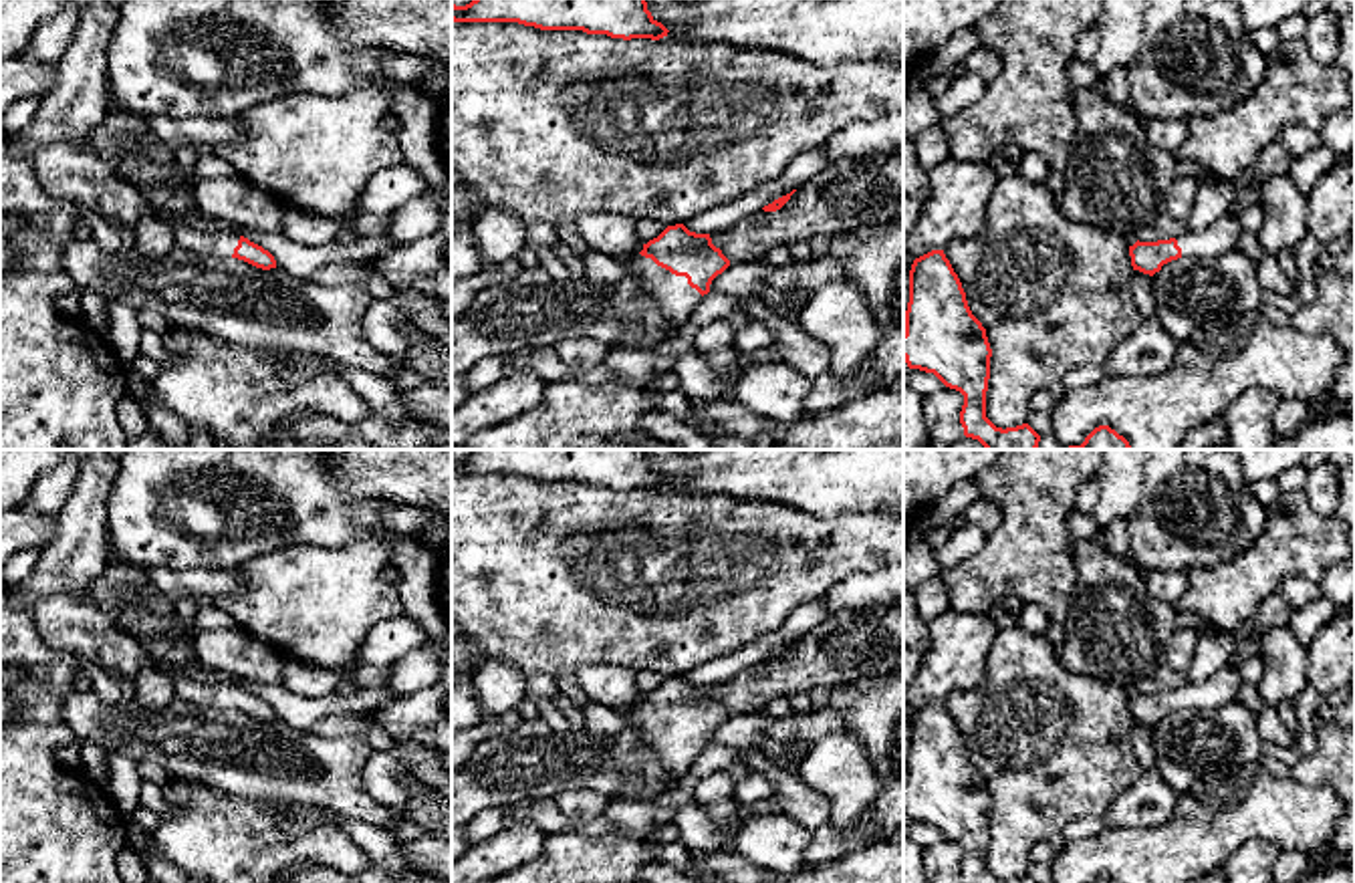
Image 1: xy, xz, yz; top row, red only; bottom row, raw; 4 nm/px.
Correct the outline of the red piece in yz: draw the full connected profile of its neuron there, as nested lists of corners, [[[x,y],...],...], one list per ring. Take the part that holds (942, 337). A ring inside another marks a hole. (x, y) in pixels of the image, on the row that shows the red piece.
[[[944,250],[913,260],[905,310],[903,359],[909,369],[934,373],[964,395],[964,435],[986,450],[1036,450],[1040,435],[1028,425],[996,427],[986,417],[992,349],[972,314],[966,292]]]

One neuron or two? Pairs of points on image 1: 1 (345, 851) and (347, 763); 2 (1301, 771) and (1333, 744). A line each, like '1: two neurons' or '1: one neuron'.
1: two neurons
2: one neuron

